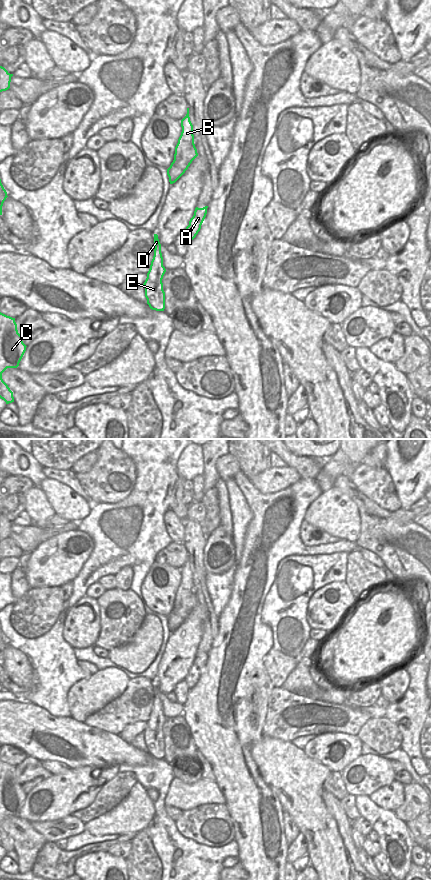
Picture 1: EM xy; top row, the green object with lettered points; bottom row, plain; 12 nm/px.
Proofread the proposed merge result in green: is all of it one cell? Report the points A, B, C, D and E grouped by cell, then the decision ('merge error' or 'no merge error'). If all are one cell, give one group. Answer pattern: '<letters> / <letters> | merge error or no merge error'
A C / B D E | merge error

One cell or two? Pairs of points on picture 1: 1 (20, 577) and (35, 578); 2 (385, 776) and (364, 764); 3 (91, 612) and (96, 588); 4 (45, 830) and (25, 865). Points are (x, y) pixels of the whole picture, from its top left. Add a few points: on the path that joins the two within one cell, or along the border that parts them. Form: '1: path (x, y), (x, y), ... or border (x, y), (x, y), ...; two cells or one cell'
1: border (22, 569), (30, 587); two cells
2: path (380, 773), (372, 772), (369, 769); one cell
3: border (86, 594), (96, 599); two cells
4: border (29, 823), (46, 841); two cells

